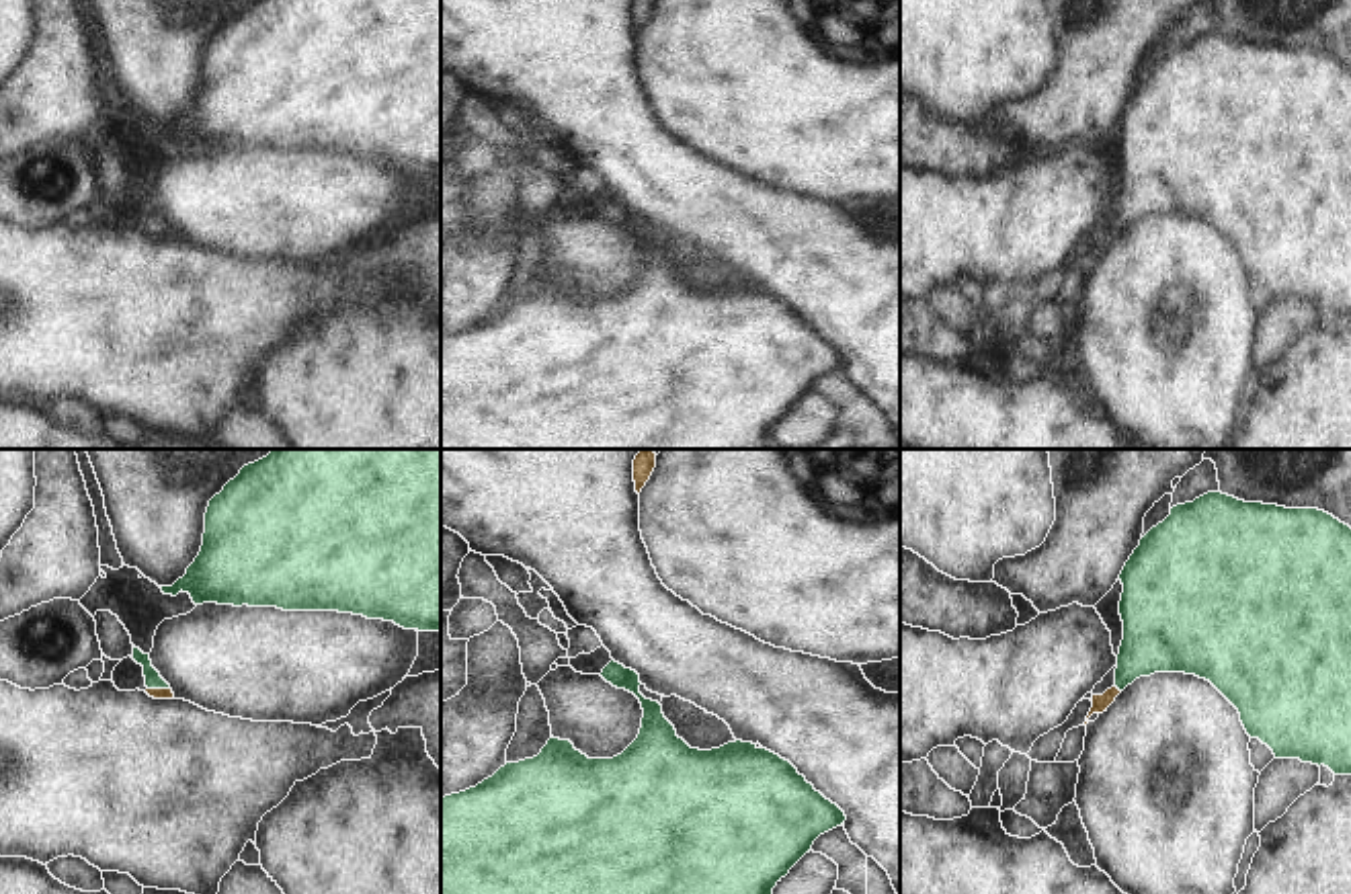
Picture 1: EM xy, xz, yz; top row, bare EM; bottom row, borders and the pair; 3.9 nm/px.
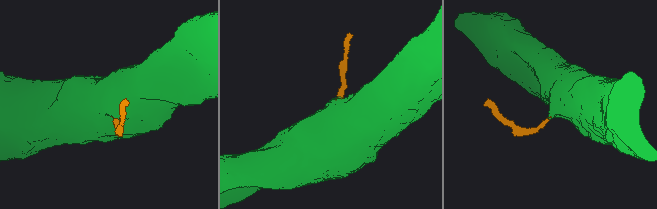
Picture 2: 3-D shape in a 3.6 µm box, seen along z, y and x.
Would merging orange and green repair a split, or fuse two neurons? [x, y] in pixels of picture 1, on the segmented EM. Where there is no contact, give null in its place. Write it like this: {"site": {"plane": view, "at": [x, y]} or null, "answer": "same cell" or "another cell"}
{"site": {"plane": "xy", "at": [158, 689]}, "answer": "same cell"}

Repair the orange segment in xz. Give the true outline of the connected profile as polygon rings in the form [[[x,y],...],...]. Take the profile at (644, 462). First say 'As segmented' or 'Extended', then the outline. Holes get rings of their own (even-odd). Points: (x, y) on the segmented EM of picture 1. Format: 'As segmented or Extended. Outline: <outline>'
As segmented. Outline: [[[640,449],[640,453],[633,459],[633,482],[638,494],[650,480],[654,468],[656,468],[656,453],[652,449]]]

